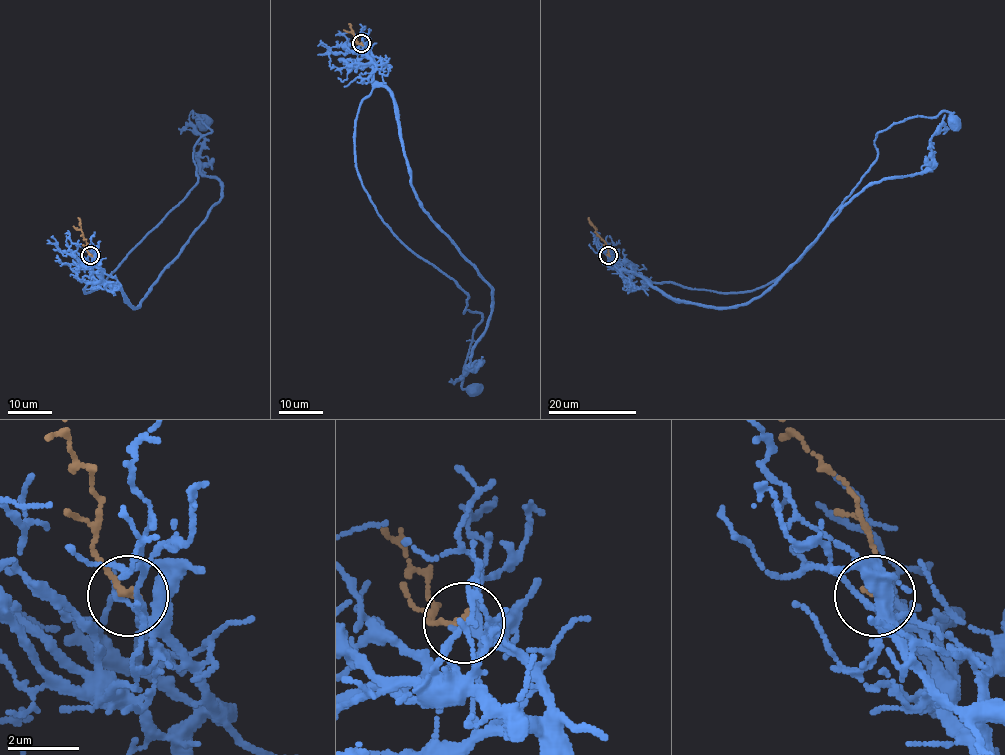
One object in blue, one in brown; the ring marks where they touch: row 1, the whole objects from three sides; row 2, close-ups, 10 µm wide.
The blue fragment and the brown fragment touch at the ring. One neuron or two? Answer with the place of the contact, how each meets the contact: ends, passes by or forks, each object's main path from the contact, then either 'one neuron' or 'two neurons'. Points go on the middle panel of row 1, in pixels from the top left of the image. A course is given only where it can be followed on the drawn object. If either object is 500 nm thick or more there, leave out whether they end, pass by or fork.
place (361, 43); blue forks; brown ends; course blue (361, 44), (372, 91), (355, 169), (381, 220), (482, 314), (463, 379), (475, 387); course brown (361, 44), (357, 43), (349, 24); one neuron

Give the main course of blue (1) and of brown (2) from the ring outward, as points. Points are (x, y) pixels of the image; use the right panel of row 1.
1: (608, 256), (652, 282), (763, 287), (816, 239), (876, 158), (878, 132), (944, 111), (951, 123)
2: (608, 255), (607, 246), (588, 217)

